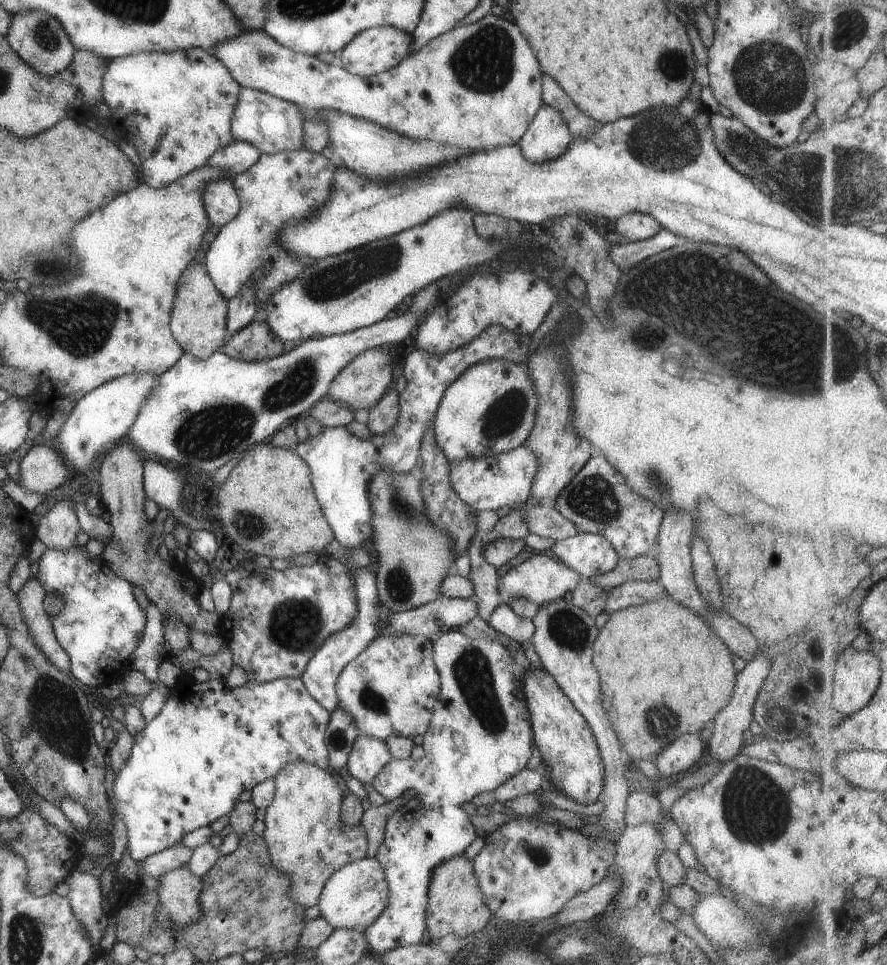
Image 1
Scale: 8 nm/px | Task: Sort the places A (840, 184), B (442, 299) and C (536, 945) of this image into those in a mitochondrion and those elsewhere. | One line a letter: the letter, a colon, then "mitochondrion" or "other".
A: mitochondrion
B: other
C: other

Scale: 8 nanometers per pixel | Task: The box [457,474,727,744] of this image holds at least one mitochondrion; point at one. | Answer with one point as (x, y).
(568, 630)

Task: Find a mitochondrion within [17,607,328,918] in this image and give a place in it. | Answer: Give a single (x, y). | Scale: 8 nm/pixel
(54, 723)

